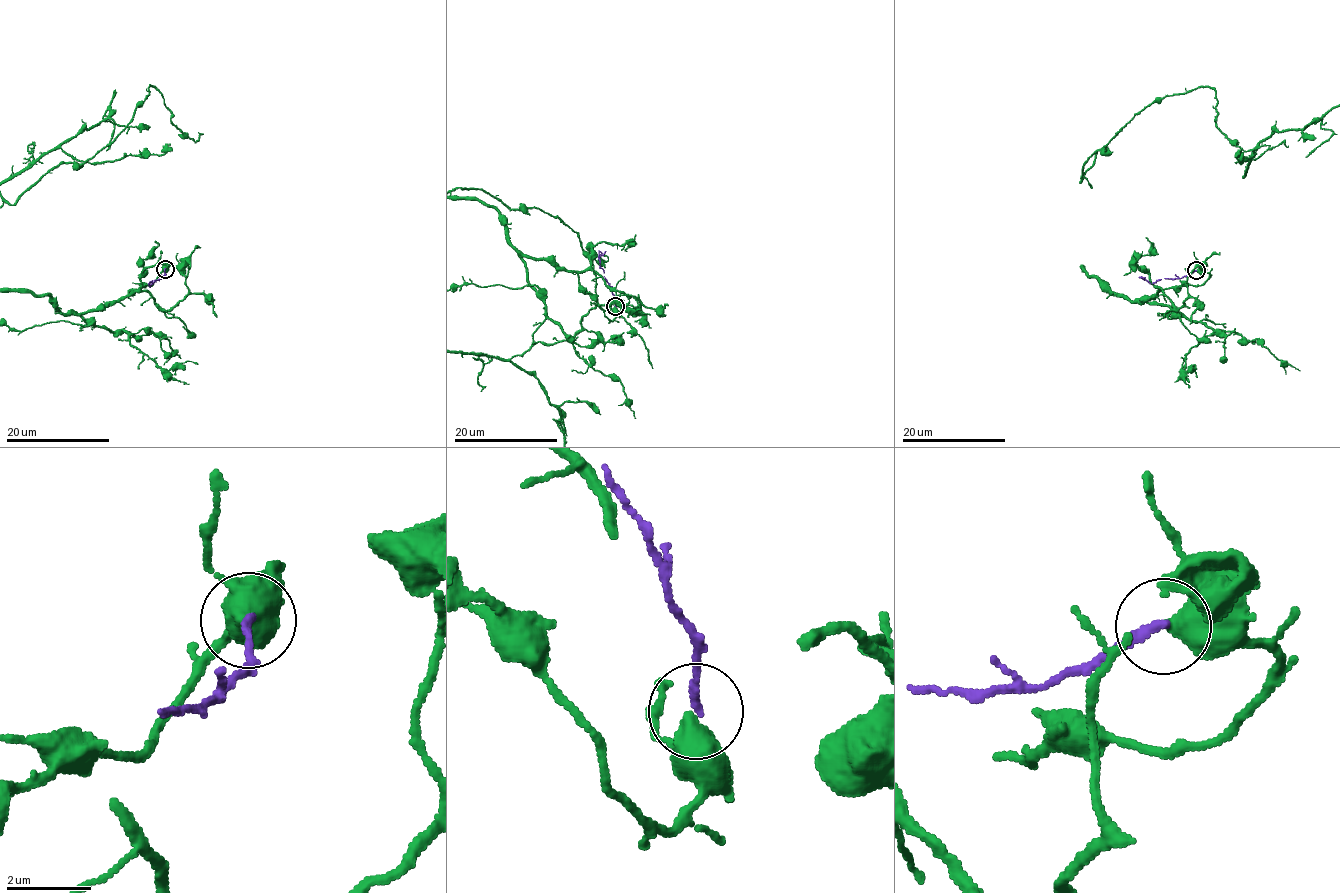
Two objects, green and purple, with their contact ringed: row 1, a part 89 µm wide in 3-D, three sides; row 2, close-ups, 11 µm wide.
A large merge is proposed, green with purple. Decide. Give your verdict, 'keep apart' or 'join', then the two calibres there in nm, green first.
keep apart; calibres 600 and 180 nm

